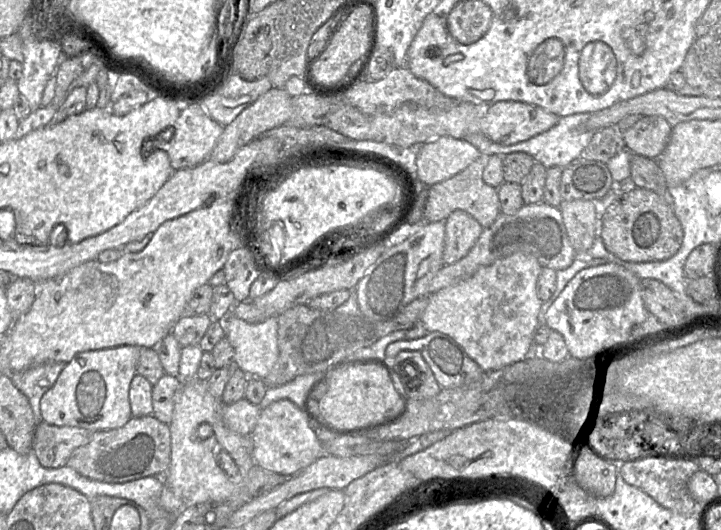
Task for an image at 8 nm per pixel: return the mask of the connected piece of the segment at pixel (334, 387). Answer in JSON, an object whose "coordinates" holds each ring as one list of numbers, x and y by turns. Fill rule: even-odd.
{"coordinates":[[378,365,349,366,328,370,325,378,327,391,318,401,321,417,340,429,374,429,402,415,406,399,394,387,391,376]]}

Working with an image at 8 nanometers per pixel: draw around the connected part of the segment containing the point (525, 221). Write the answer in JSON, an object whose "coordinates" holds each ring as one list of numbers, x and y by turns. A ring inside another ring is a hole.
{"coordinates":[[542,201,533,205,524,204,512,215,500,214,492,225,483,229,466,256,454,264,444,265,436,273,429,285,429,294,468,279,481,267,514,253,530,254,542,267,556,271,569,267,576,257,576,252,569,241,560,208]]}

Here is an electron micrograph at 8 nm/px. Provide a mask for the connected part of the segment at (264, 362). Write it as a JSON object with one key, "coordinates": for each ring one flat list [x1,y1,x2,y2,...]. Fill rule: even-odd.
{"coordinates":[[228,314,222,321,225,338,234,349,234,366,245,372,250,378,265,379,278,360,278,316,271,316,259,323,247,323]]}

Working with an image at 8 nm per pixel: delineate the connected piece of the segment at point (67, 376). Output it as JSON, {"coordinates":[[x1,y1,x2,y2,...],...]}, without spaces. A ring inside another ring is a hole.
{"coordinates":[[119,346,81,352,61,371,54,385,40,400,42,421,55,426,72,426,91,432,123,427,132,417,129,389,137,374,140,347]]}

